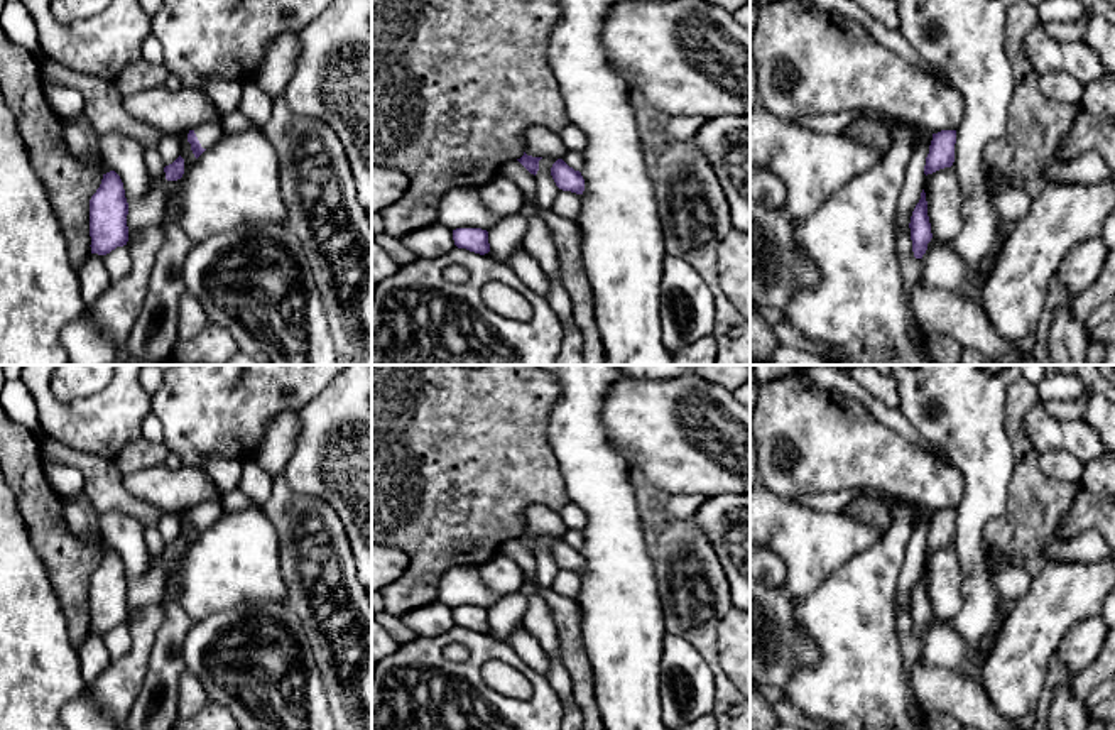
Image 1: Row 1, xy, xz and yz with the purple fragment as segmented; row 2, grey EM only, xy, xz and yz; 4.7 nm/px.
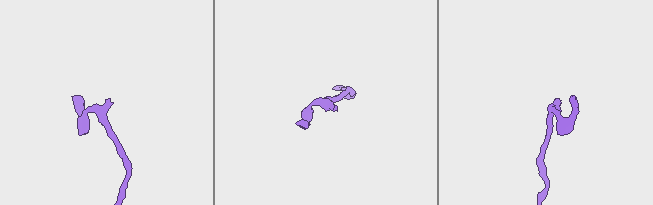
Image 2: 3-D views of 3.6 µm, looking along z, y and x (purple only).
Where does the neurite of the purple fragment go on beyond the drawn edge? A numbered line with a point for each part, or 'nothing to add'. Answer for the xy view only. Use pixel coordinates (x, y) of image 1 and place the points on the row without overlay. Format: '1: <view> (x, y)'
1: xy (210, 511)

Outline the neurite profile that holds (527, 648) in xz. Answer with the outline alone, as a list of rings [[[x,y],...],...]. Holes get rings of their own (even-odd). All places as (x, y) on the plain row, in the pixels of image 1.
[[[515,629],[507,642],[532,671],[546,676],[551,659],[536,637],[532,637],[525,629]]]

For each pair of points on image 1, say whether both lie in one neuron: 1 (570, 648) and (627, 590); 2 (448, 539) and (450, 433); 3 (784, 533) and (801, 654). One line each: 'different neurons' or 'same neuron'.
1: different neurons
2: same neuron
3: same neuron

